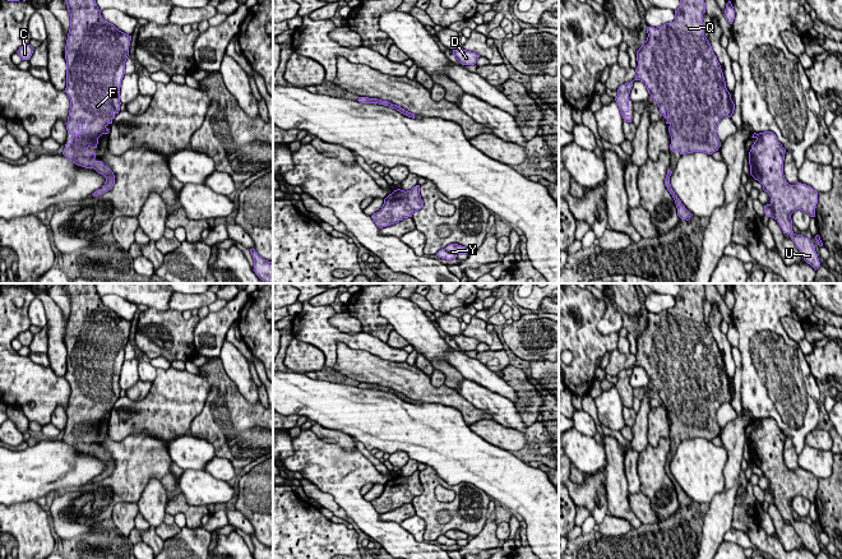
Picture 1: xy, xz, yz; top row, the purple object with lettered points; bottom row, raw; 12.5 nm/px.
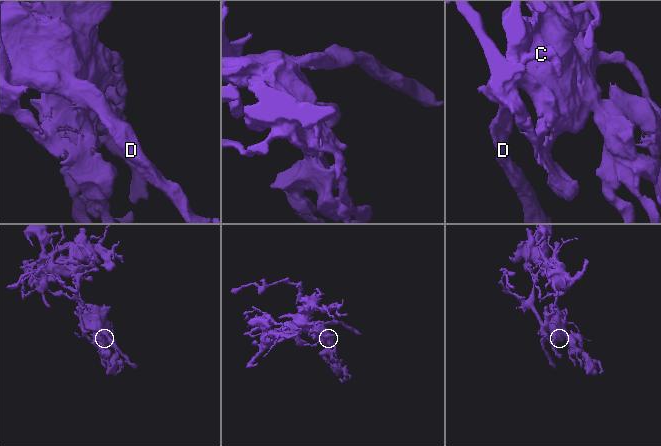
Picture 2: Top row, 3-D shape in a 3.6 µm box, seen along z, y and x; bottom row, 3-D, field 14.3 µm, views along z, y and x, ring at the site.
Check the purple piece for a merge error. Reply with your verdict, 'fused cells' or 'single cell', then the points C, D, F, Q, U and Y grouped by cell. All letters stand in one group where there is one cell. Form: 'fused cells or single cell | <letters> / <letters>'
single cell | C D F Q U Y

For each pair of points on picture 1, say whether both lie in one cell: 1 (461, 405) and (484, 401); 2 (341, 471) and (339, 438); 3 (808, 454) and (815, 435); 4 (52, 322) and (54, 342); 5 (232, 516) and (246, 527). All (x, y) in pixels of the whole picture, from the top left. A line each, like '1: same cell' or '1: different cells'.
1: different cells
2: different cells
3: different cells
4: same cell
5: same cell

